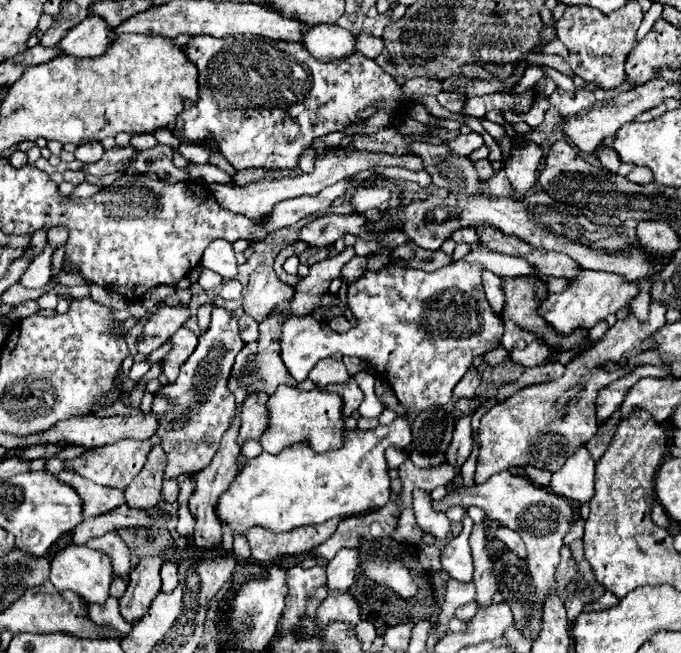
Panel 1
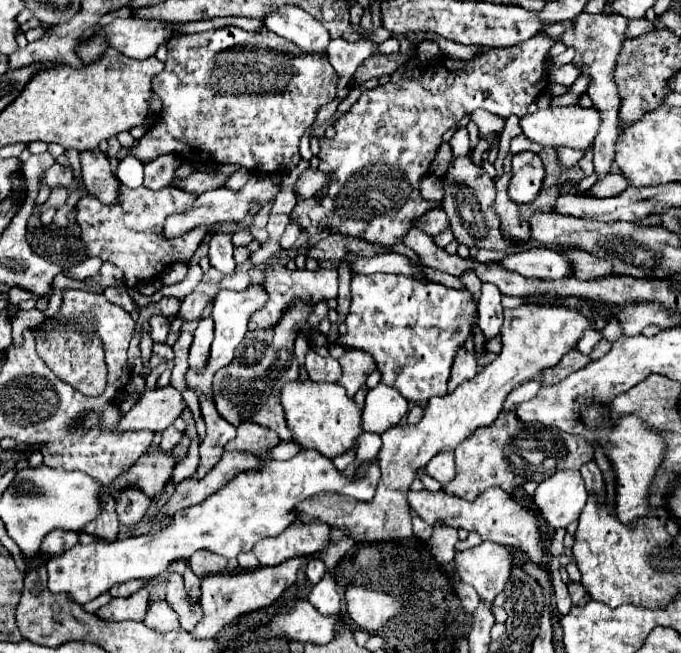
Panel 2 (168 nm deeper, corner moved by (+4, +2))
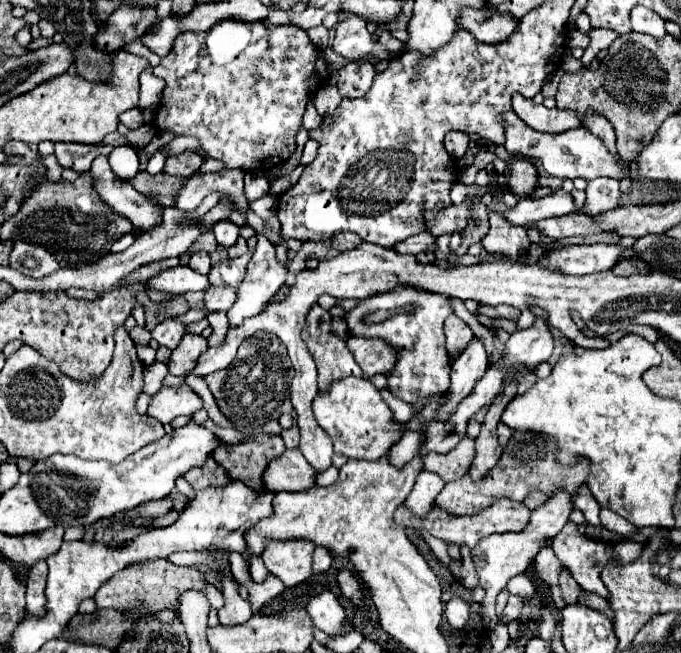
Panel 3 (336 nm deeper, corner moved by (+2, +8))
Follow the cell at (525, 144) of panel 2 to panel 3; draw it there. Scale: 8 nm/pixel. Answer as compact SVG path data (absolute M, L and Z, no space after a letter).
M512 110L506 112L504 116L504 146L510 154L518 154L524 158L536 158L542 162L544 170L552 176L560 176L560 178L582 178L586 182L598 178L598 176L606 176L606 178L614 178L614 180L622 180L624 172L622 172L622 160L612 154L600 136L588 132L586 128L574 128L574 130L566 130L562 134L542 134L532 130L526 122L522 122Z

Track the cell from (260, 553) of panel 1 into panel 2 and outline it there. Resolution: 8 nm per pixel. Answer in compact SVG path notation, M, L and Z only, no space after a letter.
M296 522L276 538L262 538L252 548L252 554L262 566L276 566L294 556L316 554L328 544L328 524L324 522Z

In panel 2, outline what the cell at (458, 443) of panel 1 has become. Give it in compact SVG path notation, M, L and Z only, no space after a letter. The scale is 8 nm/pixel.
M446 450L436 454L436 458L426 464L426 472L440 484L448 484L454 478L454 452Z

